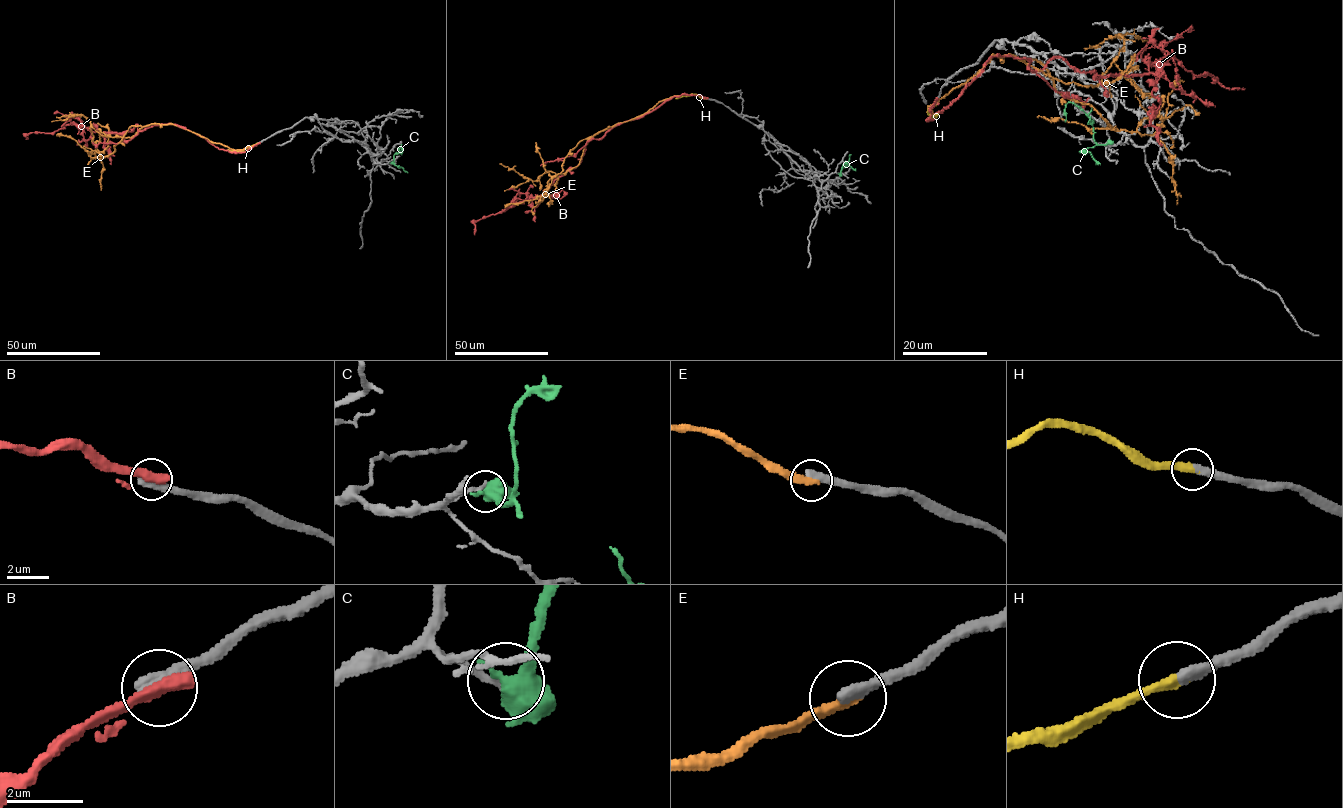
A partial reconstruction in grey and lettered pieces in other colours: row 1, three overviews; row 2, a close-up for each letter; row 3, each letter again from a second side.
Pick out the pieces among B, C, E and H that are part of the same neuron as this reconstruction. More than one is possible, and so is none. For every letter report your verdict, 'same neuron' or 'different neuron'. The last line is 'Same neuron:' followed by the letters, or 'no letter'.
B: different neuron
C: different neuron
E: different neuron
H: same neuron
Same neuron: H

